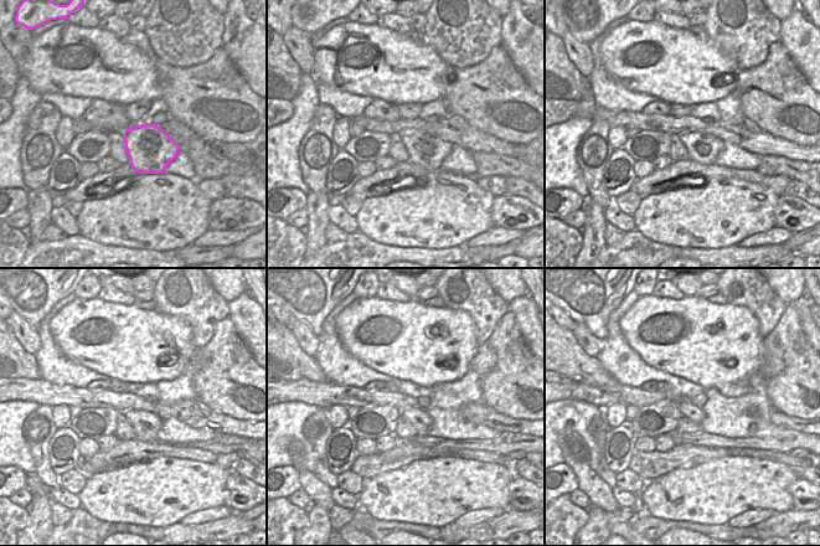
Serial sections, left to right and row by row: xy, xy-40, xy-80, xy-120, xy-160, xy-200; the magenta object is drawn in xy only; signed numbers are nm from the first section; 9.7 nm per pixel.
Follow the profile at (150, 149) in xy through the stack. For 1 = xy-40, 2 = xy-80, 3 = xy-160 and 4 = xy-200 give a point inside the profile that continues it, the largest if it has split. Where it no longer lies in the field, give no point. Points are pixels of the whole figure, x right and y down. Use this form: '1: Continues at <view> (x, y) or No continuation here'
1: Continues at xy-40 (424, 149)
2: Continues at xy-80 (702, 148)
3: Continues at xy-160 (419, 417)
4: Continues at xy-200 (687, 408)

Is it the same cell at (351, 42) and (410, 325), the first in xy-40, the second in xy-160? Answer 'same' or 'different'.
same

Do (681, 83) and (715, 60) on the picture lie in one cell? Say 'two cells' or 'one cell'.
one cell

